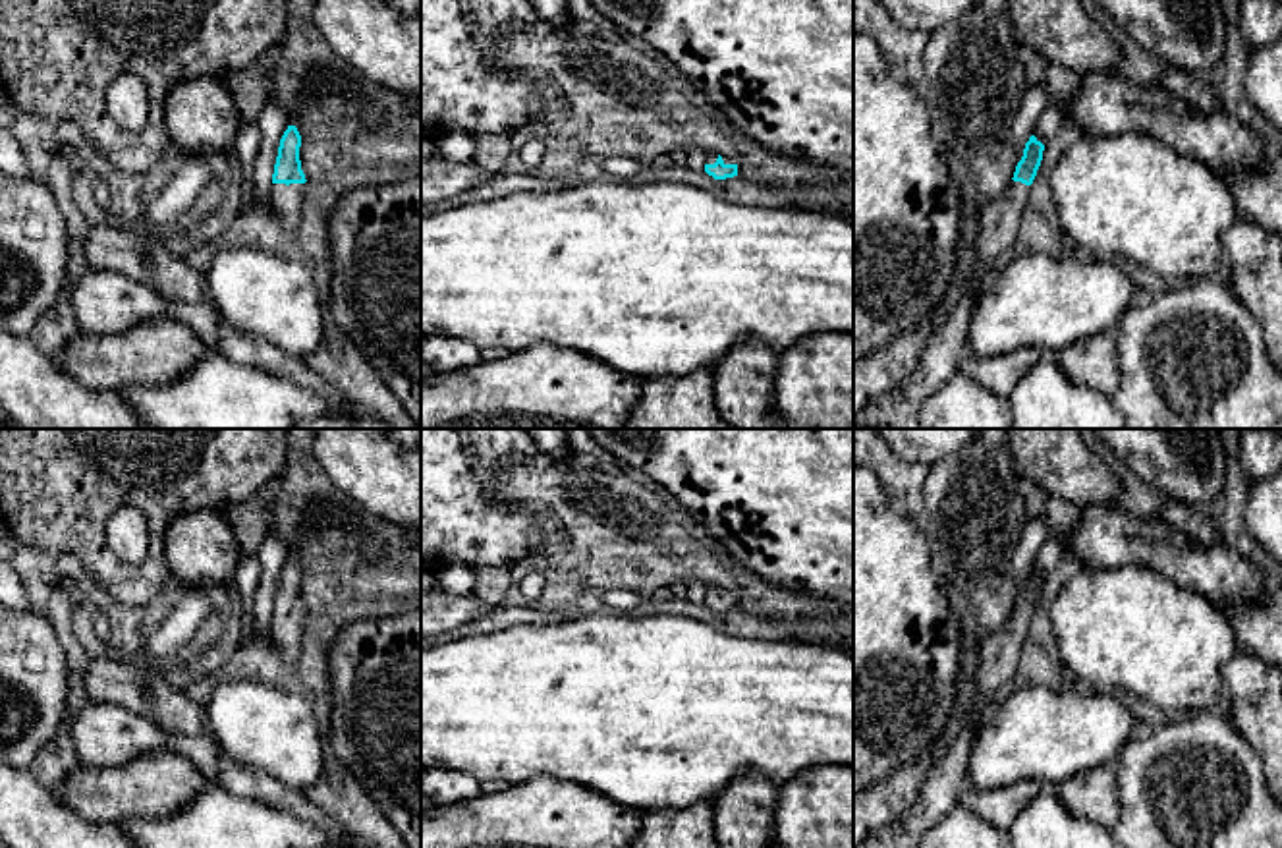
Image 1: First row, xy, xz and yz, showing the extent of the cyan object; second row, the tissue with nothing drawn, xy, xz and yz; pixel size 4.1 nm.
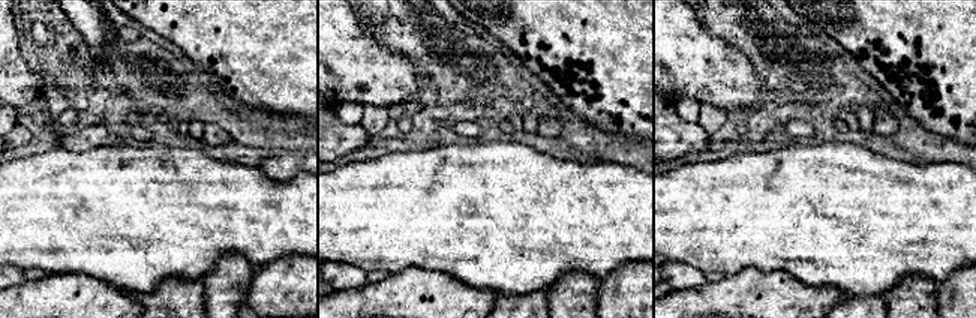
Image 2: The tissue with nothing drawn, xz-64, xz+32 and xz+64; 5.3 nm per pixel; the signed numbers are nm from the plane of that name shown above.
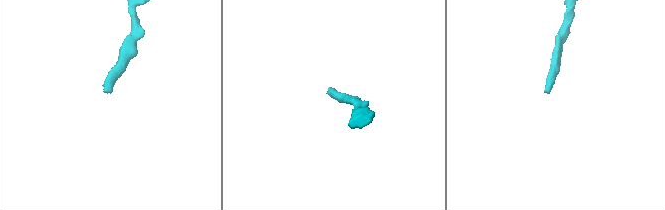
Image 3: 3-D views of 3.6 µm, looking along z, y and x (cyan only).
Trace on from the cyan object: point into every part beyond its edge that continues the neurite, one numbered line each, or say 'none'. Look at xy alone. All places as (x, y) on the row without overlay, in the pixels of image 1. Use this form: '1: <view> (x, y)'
1: xy (284, 632)

